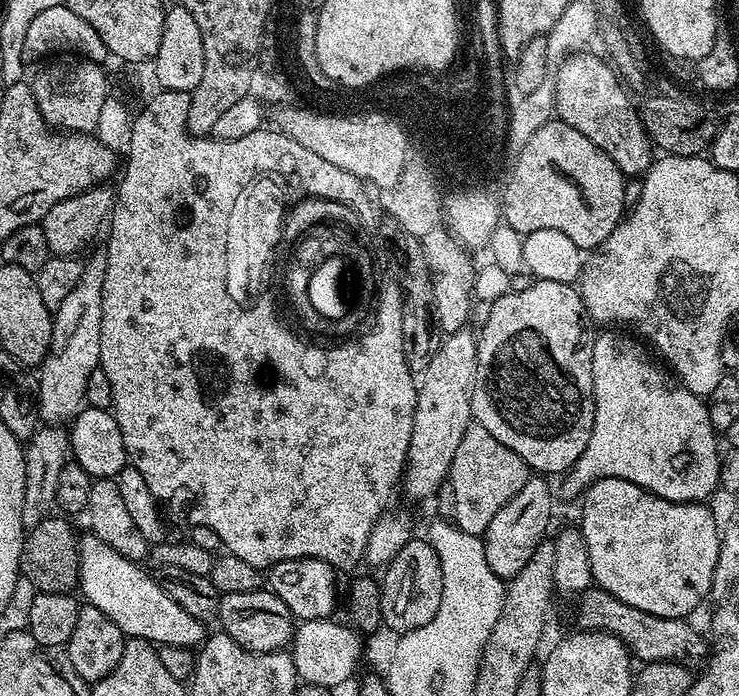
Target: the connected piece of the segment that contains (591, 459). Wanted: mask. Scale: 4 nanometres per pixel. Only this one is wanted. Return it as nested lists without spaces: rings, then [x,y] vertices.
[[[627,331],[601,332],[604,333],[592,340],[594,426],[590,430],[590,442],[586,442],[586,450],[582,450],[578,462],[574,462],[574,466],[569,468],[561,479],[565,480],[561,482],[560,488],[558,484],[559,499],[561,496],[564,500],[579,501],[584,495],[584,490],[595,480],[622,478],[670,502],[698,504],[707,501],[707,496],[712,491],[715,493],[720,483],[722,455],[722,448],[716,445],[718,433],[710,422],[707,403],[673,379],[659,363],[656,365],[652,361],[653,353],[647,347],[644,349],[634,337],[627,336],[624,333]]]

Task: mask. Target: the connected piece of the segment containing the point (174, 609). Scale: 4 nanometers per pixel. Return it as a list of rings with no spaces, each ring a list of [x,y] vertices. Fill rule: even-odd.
[[[91,534],[81,535],[78,540],[80,549],[80,582],[78,592],[87,603],[98,606],[114,626],[124,631],[125,637],[137,636],[154,645],[178,646],[195,649],[206,639],[205,621],[195,620],[170,594],[162,590],[155,575],[147,567],[141,566],[130,558],[122,558],[118,550],[110,550],[102,538]]]

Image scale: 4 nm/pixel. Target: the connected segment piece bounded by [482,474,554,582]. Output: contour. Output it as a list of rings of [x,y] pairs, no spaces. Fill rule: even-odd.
[[[540,474],[529,475],[526,486],[494,514],[490,526],[486,526],[484,535],[484,553],[486,562],[494,574],[498,574],[501,580],[507,582],[522,570],[530,562],[534,550],[538,550],[540,544],[545,543],[548,532],[548,523],[552,520],[552,496],[554,500],[554,488],[547,484],[545,477]]]

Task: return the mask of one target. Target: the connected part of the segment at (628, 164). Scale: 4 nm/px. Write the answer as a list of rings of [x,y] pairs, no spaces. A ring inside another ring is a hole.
[[[591,51],[573,52],[571,56],[564,57],[559,61],[557,70],[554,72],[554,80],[556,76],[556,84],[554,83],[554,91],[556,93],[555,115],[564,124],[574,126],[574,130],[578,130],[578,134],[586,134],[586,138],[590,138],[590,142],[594,142],[594,146],[598,146],[598,150],[602,150],[610,158],[610,162],[614,162],[614,166],[618,166],[618,170],[624,177],[636,178],[643,177],[647,172],[654,159],[654,145],[652,139],[648,136],[648,131],[644,128],[644,123],[640,121],[640,114],[637,105],[632,105],[632,100],[628,97],[628,92],[623,88],[621,77],[614,71],[613,65],[607,59],[599,60],[596,56],[591,56]]]

